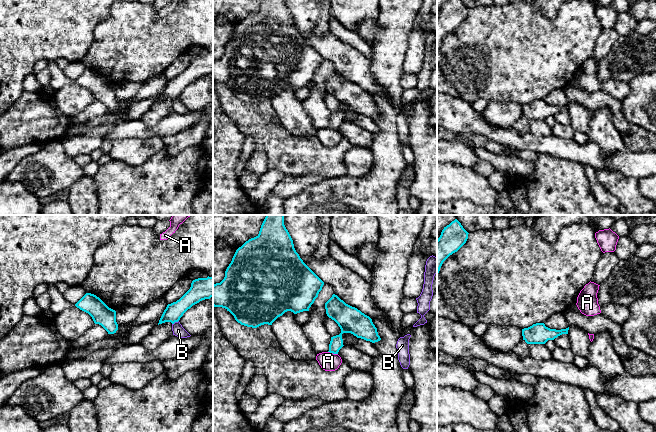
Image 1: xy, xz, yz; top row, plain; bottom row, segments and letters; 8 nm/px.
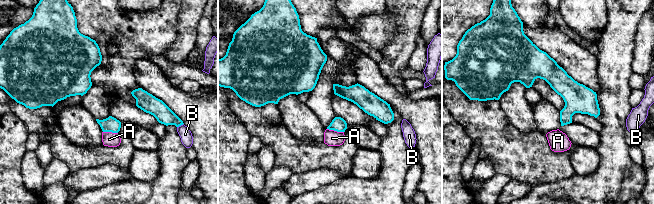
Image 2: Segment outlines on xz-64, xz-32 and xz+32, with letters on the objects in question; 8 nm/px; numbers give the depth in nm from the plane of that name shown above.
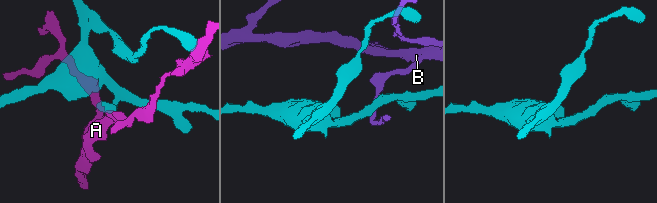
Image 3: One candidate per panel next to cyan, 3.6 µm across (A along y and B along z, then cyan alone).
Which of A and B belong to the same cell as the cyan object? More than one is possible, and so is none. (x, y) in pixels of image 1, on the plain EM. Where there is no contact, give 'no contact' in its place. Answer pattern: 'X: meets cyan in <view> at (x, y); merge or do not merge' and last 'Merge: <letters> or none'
A: meets cyan in xz at (333, 129); do not merge
B: meets cyan in xy at (175, 97); do not merge
Merge: none

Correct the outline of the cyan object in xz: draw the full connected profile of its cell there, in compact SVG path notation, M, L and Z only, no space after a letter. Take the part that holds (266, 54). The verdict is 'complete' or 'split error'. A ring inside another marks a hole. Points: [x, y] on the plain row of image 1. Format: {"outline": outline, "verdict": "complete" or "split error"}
{"outline": "M262 0L259 10L239 23L220 59L213 61L213 82L229 87L241 101L257 104L272 99L285 88L309 87L324 58L303 38L284 0Z", "verdict": "complete"}

